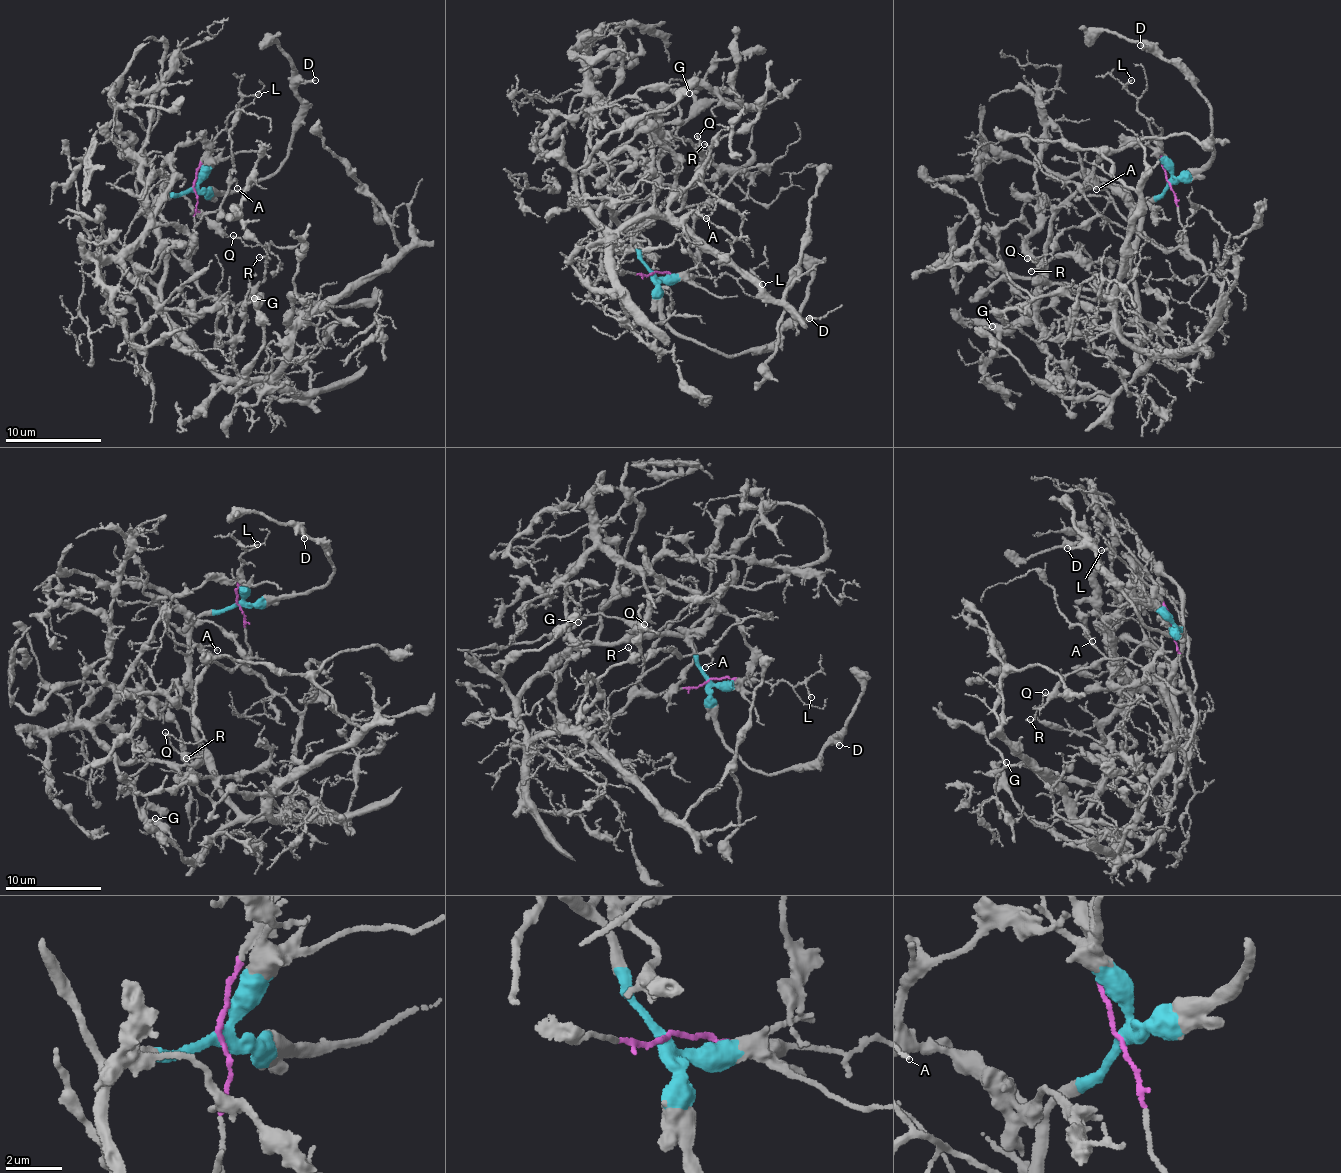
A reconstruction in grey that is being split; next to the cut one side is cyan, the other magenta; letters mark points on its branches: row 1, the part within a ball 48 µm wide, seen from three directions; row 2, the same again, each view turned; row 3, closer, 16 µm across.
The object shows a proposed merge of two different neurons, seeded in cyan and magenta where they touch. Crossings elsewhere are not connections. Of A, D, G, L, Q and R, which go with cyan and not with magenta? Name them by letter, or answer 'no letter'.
D, G

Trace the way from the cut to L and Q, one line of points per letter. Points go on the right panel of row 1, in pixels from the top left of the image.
L: (1167, 182), (1160, 150), (1145, 115), (1125, 86), (1132, 80)
Q: (1167, 182), (1175, 193), (1183, 234), (1169, 251), (1095, 215), (1066, 229), (1051, 252), (1035, 263), (1026, 258)

